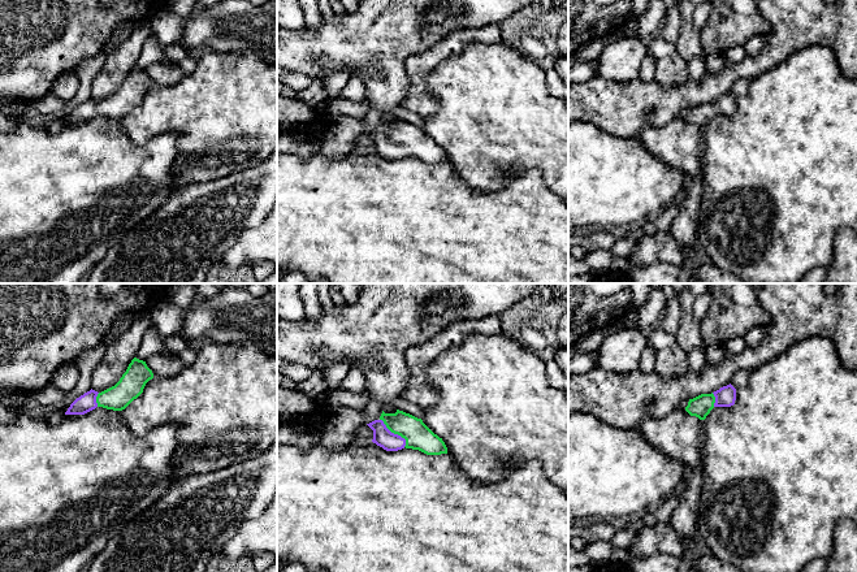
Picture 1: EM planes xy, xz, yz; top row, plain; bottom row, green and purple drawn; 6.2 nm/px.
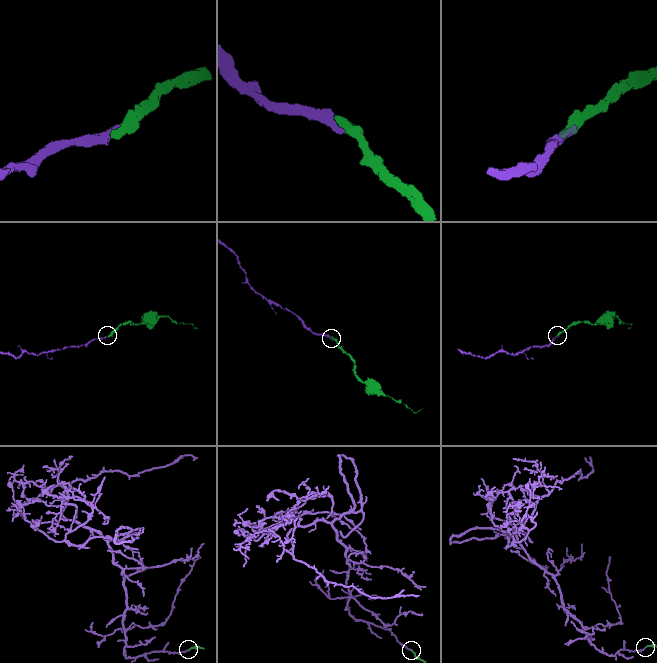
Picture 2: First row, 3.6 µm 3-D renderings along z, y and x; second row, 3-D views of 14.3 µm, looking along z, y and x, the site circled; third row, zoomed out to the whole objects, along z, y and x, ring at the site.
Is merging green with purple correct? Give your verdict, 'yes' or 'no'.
yes

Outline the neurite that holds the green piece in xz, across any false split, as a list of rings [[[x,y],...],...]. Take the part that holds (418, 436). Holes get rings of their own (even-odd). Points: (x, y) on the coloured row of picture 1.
[[[397,410],[395,413],[382,411],[378,420],[367,424],[373,430],[372,442],[386,451],[402,448],[419,450],[427,455],[447,454],[442,438],[434,434],[421,419]]]

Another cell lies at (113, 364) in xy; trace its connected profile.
[[[147,313],[134,316],[130,328],[125,330],[113,344],[107,347],[104,356],[94,369],[91,376],[92,390],[101,393],[120,381],[135,358],[150,325],[151,318]]]

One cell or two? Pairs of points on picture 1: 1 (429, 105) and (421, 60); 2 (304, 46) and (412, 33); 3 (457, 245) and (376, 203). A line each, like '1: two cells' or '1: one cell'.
1: one cell
2: one cell
3: one cell

